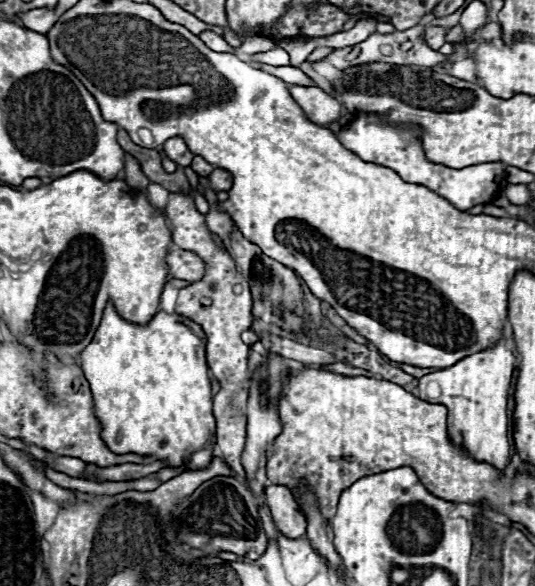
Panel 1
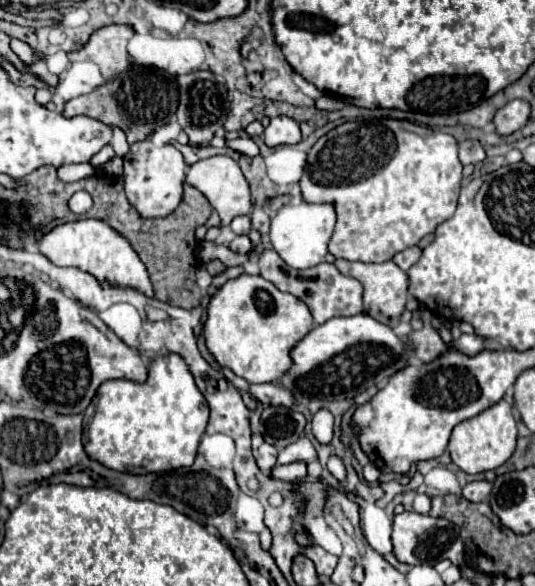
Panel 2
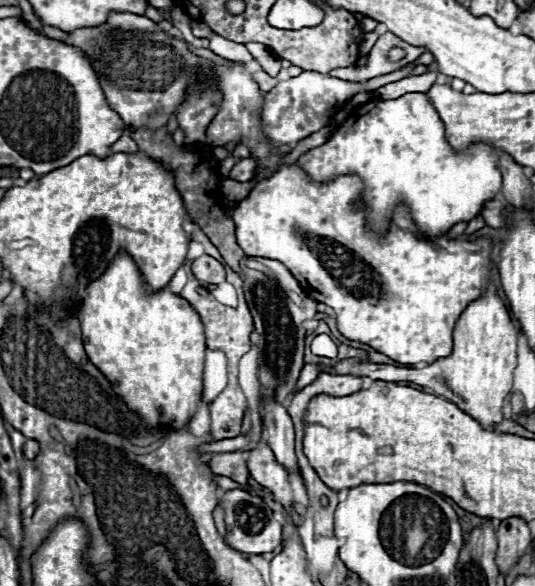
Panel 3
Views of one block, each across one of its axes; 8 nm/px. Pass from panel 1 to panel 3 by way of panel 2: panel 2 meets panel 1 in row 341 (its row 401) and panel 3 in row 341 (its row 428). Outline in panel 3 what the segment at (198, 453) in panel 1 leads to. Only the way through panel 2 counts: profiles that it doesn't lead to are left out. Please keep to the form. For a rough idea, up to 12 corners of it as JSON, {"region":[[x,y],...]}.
{"region":[[118,252],[78,318],[90,362],[150,428],[204,390],[200,316]]}

